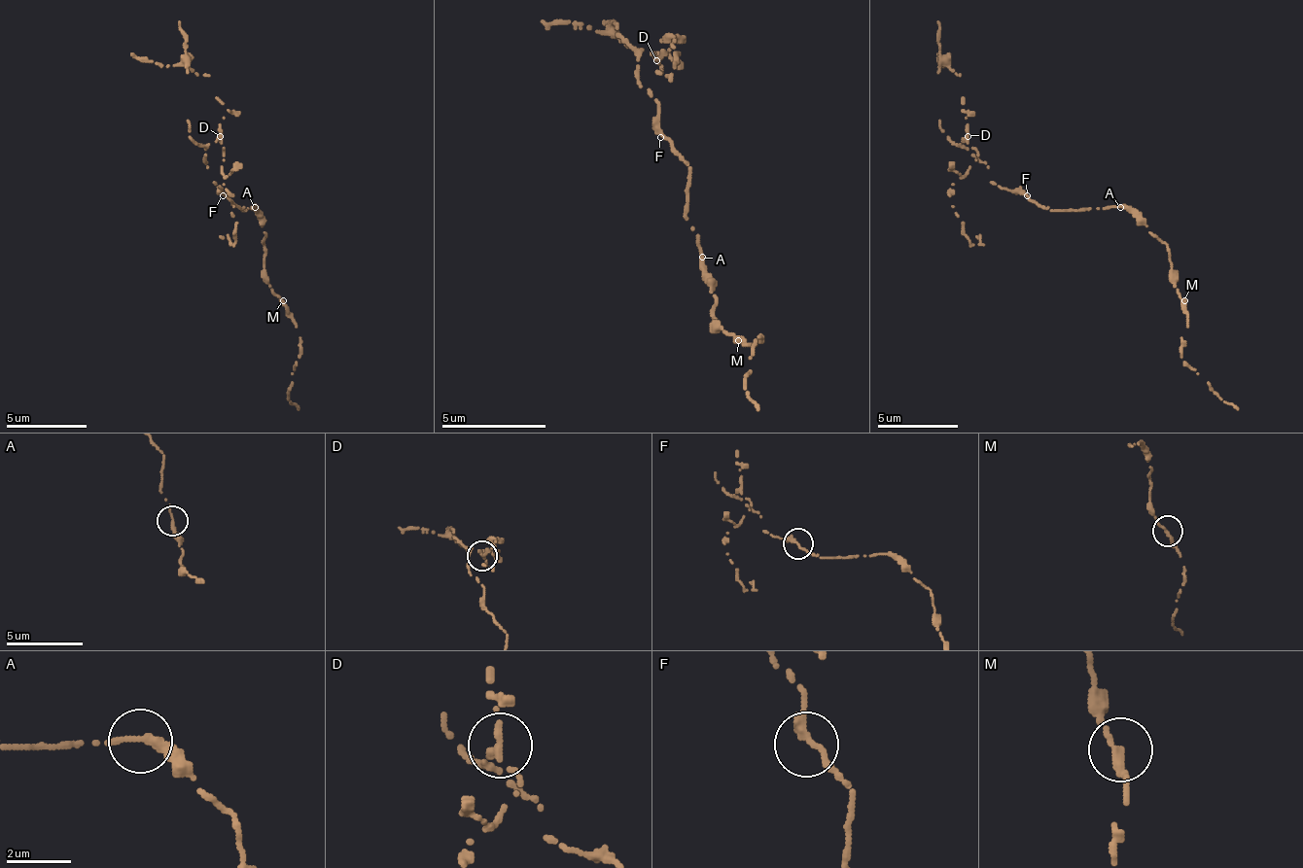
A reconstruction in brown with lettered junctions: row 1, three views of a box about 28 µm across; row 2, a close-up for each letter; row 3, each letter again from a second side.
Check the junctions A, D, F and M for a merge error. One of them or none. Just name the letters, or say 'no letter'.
D

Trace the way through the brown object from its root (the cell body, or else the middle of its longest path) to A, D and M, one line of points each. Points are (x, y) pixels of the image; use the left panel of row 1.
A: (242, 211), (242, 207), (255, 207)
D: (242, 211), (247, 211), (214, 183), (206, 167), (206, 147), (214, 143), (219, 135)
M: (242, 211), (242, 207), (255, 207), (255, 216), (266, 231), (263, 239), (263, 280), (283, 300)

